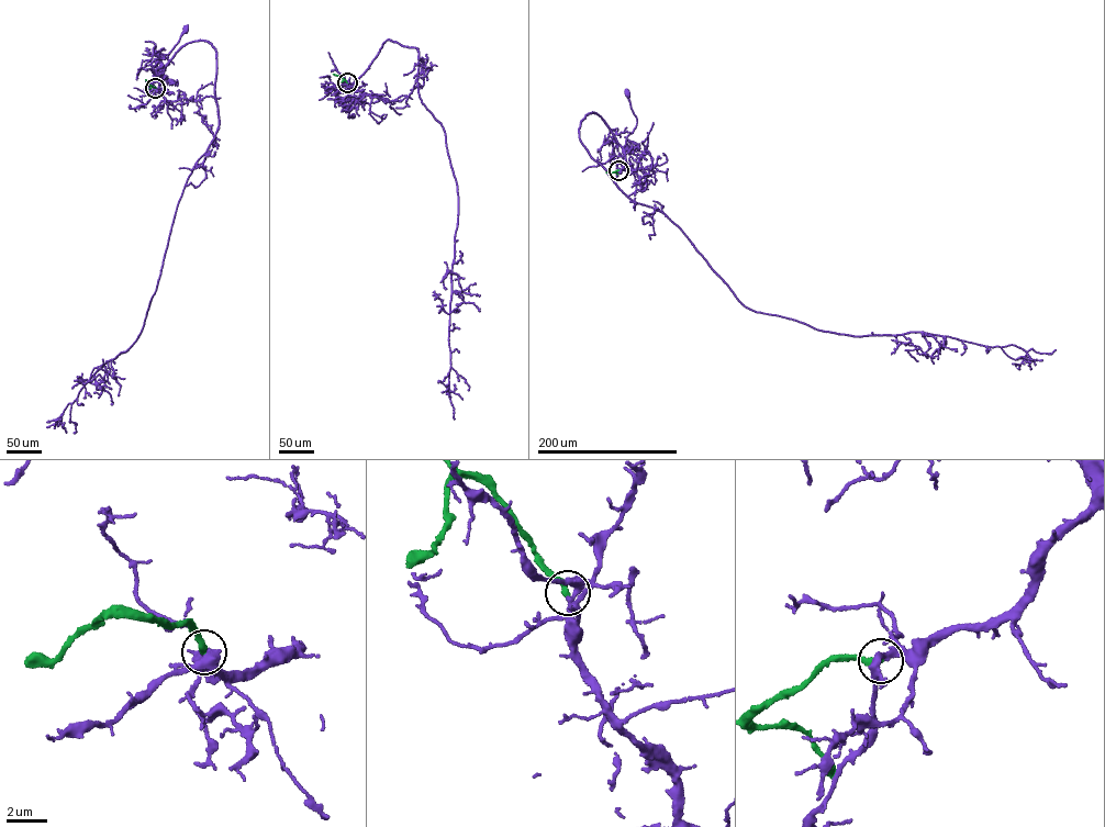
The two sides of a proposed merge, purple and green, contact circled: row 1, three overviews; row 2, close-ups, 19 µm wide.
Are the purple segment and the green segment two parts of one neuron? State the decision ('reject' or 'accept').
accept

